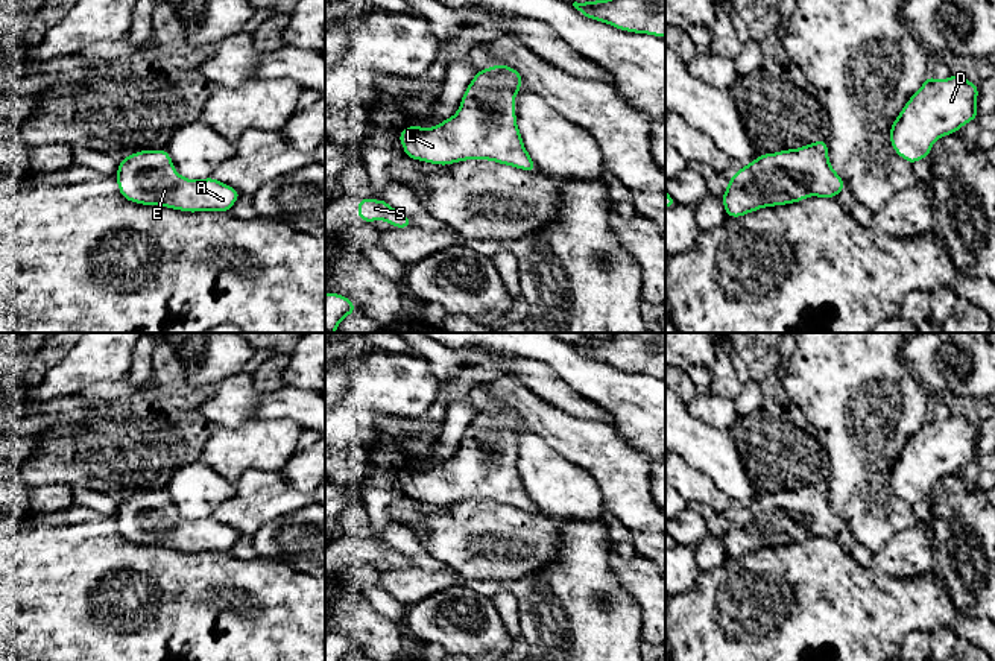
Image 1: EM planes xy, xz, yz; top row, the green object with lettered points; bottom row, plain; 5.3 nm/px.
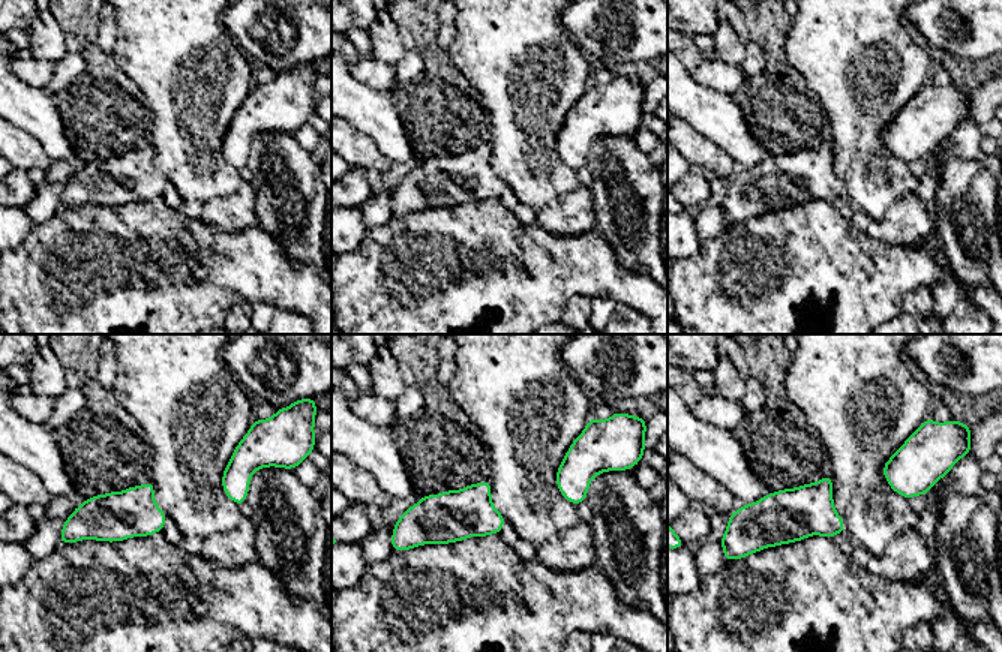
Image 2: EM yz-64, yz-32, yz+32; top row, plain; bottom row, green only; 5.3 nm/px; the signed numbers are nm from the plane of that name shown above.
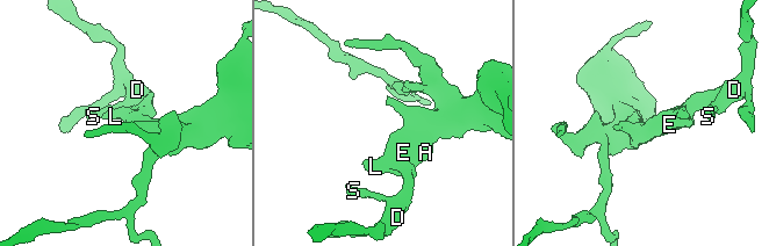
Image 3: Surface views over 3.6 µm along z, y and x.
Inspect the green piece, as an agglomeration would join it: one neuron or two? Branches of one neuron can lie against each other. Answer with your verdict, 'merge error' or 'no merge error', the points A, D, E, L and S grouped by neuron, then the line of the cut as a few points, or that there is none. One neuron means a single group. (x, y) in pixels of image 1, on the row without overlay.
no merge error; A D E L S; no cut

